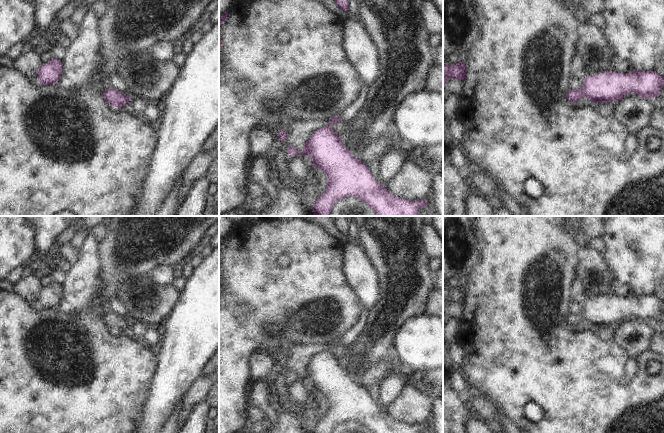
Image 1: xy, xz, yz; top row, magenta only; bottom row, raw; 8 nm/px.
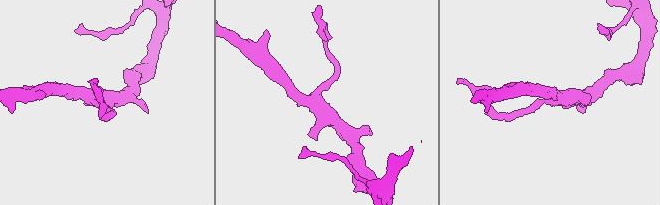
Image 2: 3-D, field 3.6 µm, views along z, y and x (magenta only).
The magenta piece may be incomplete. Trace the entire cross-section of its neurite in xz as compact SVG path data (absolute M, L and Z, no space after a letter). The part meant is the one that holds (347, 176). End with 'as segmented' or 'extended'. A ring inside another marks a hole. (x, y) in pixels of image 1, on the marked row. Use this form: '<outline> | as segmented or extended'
M339 114L334 115L331 119L329 119L329 126L322 127L316 130L308 141L306 141L303 145L303 152L300 153L298 149L296 149L292 144L289 144L287 139L286 130L283 130L276 134L277 138L279 138L284 144L288 147L286 148L286 160L287 162L292 161L295 157L309 156L312 159L313 166L320 168L328 178L328 185L324 191L324 193L316 198L314 205L312 207L315 216L329 216L332 210L333 205L342 198L347 196L355 196L358 199L365 202L375 213L376 216L417 216L418 210L421 207L427 206L427 200L405 200L403 198L397 197L388 192L388 190L383 187L379 182L377 182L368 167L360 160L353 156L353 154L344 146L343 141L340 139L338 132L332 129L332 124L335 122L339 122Z | extended

